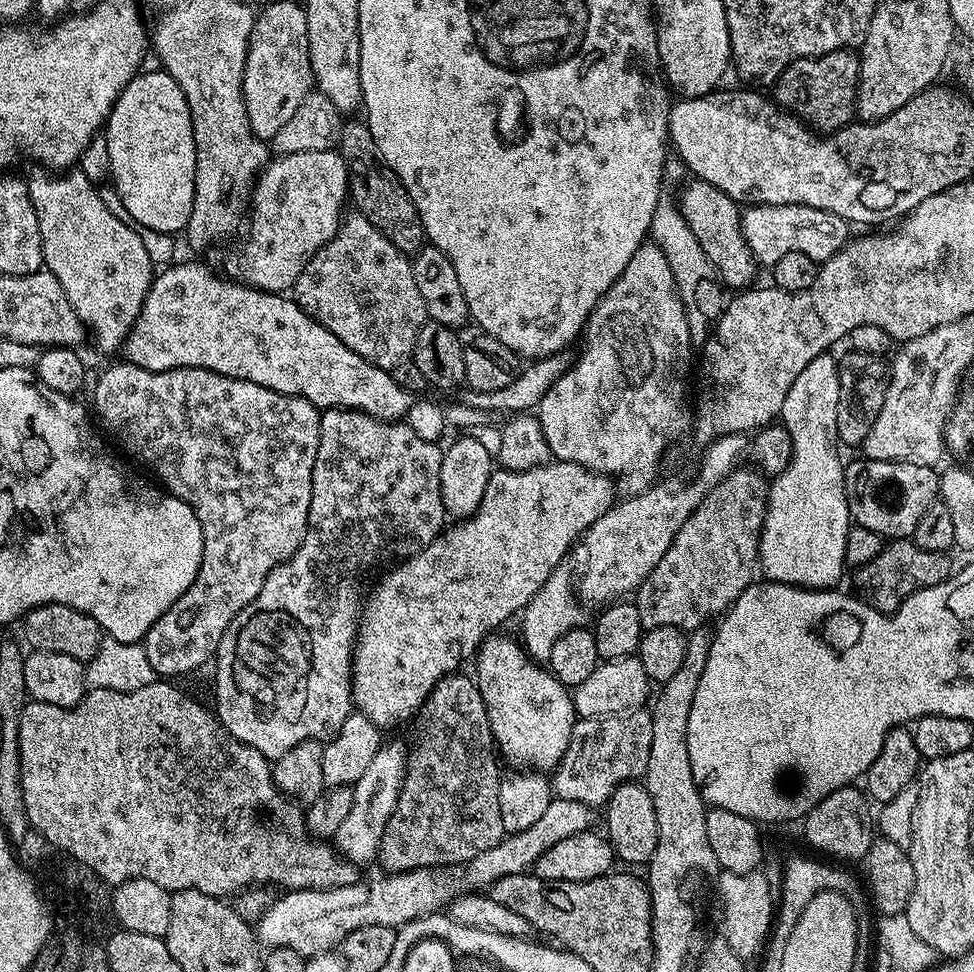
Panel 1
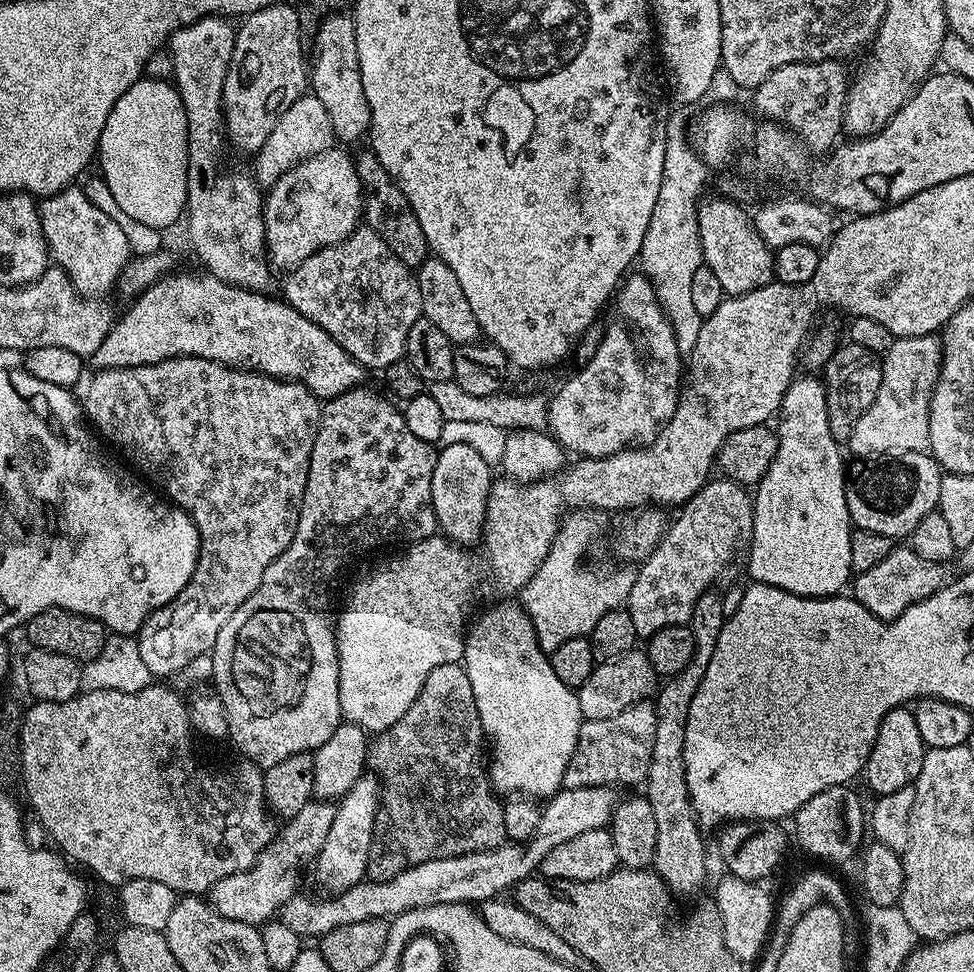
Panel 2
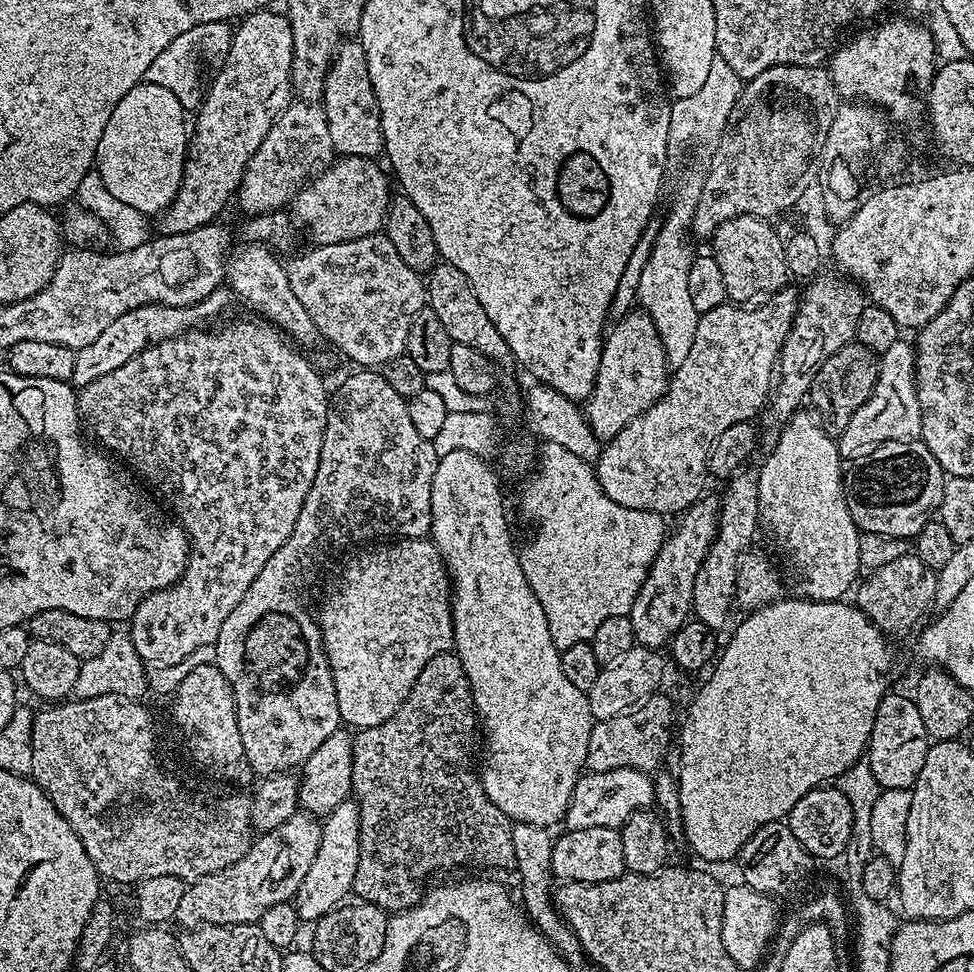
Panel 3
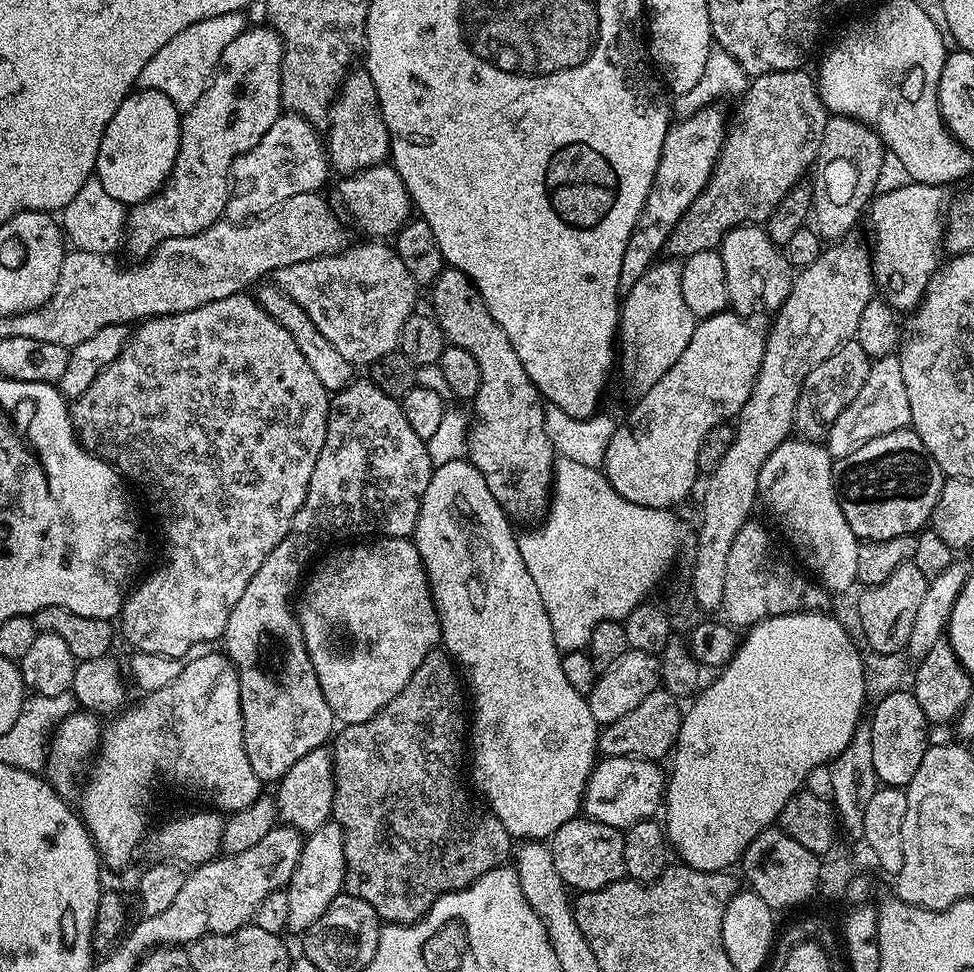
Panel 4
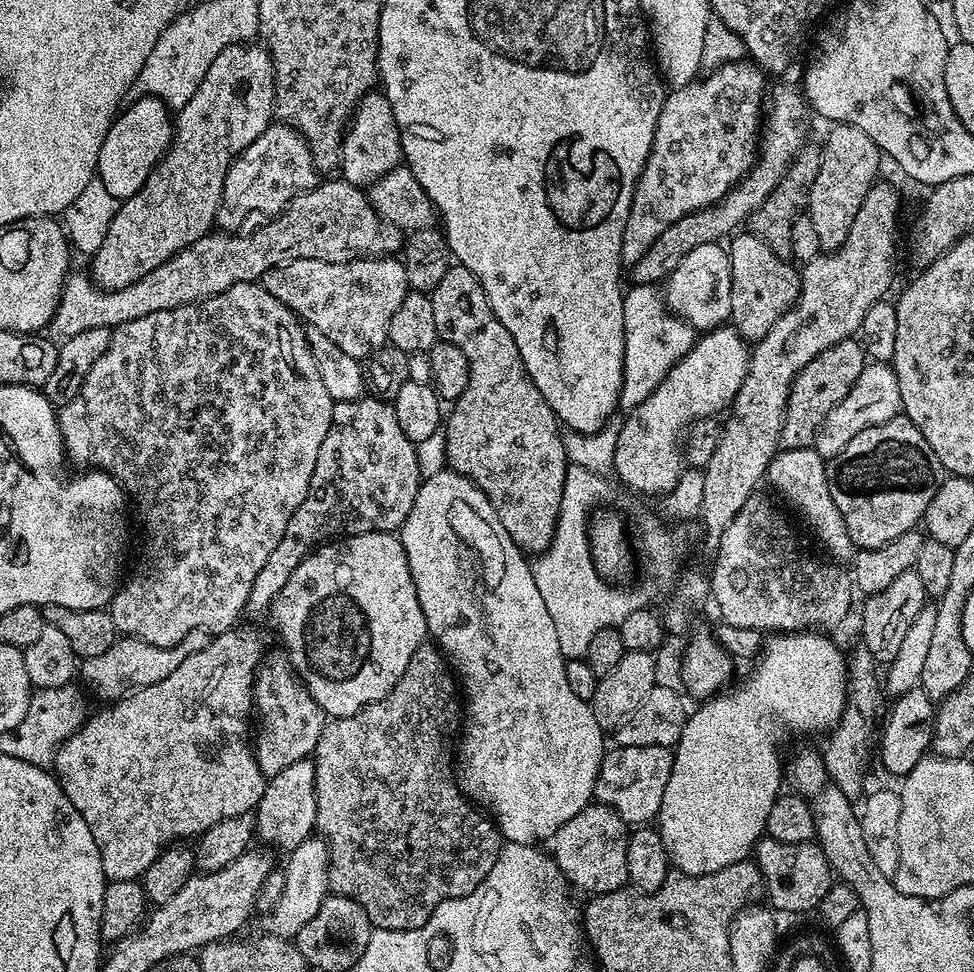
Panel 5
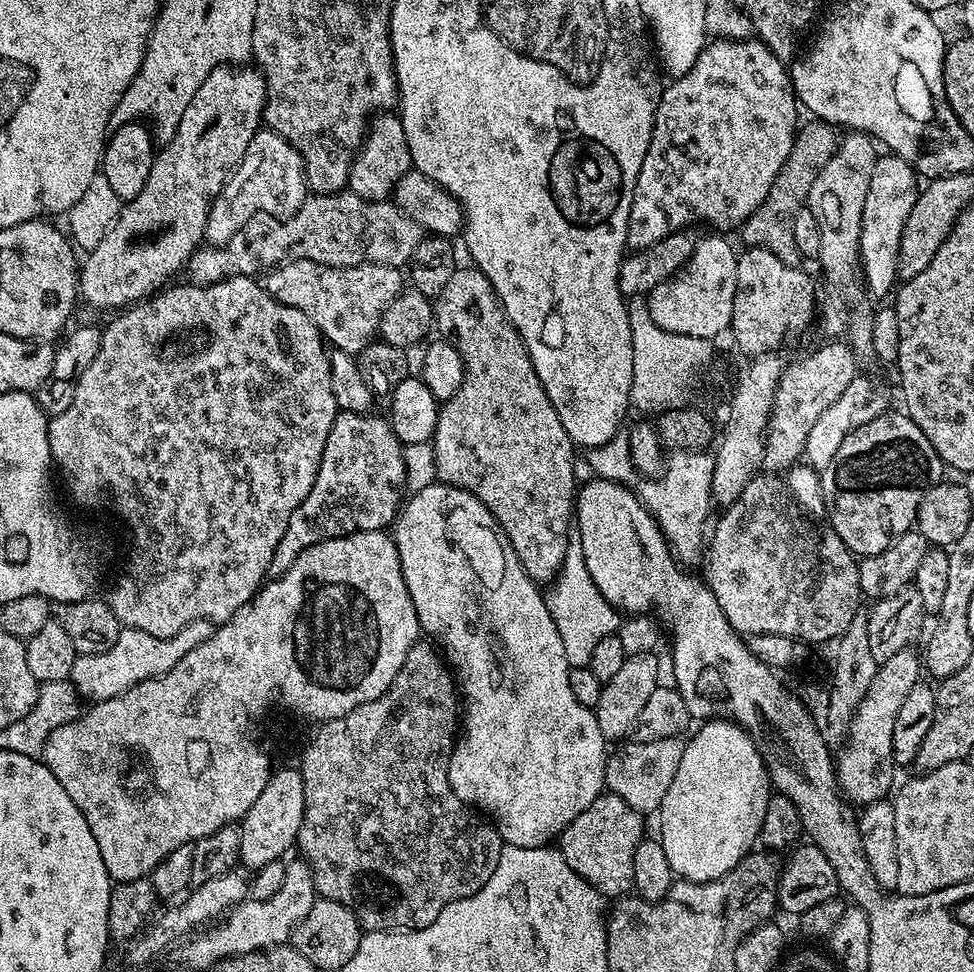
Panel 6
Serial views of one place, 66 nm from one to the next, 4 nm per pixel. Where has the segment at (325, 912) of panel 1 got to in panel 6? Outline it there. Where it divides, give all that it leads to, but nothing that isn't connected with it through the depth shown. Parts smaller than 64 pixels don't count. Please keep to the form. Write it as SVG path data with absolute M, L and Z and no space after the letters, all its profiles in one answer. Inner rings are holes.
M679 736L674 738L658 738L658 742L624 742L615 753L609 755L604 767L604 786L614 793L626 806L630 806L641 814L659 813L660 803L670 790L670 782L674 782L674 774L678 774L678 765L682 763L685 741Z

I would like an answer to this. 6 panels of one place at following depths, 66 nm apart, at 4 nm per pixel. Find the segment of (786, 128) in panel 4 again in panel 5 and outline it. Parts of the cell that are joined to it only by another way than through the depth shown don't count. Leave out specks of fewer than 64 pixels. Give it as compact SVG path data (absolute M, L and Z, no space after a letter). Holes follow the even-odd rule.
M780 84L773 92L771 89L770 99L766 104L766 123L762 128L762 147L756 164L718 203L700 208L694 214L686 214L686 218L678 218L674 226L669 226L654 241L654 246L650 246L650 250L646 250L646 254L642 254L642 258L638 258L638 262L630 266L631 283L659 285L667 281L668 268L674 270L680 265L682 258L686 258L686 254L692 253L698 246L727 241L739 229L736 227L739 224L741 227L748 217L760 209L762 202L770 198L774 186L778 186L785 170L792 165L793 158L805 147L804 135L808 132L808 116L810 117L808 102L797 85L795 88L792 84Z

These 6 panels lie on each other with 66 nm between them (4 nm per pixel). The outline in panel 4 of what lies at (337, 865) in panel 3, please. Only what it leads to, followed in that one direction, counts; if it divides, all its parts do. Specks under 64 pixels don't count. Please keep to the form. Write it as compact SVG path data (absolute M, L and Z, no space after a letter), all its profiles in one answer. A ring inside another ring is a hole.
M325 826L307 833L304 849L300 852L300 861L292 875L292 881L286 889L290 898L288 928L303 934L308 931L322 914L326 906L341 895L344 888L344 832L338 826Z

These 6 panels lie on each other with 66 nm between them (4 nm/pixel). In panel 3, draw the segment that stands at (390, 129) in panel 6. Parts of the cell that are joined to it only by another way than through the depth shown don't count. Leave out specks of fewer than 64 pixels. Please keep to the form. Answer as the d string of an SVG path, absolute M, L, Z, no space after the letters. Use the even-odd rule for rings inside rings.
M349 38L336 49L332 64L324 79L322 107L330 126L332 151L337 157L366 156L376 158L383 153L382 122L378 110L378 98L374 98L374 86L370 82L370 66L366 66L366 50L359 39Z

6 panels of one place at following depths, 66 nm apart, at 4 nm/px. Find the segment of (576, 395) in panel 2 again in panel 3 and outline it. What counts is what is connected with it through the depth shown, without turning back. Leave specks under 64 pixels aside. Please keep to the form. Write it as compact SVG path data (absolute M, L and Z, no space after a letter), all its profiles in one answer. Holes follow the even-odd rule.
M643 310L629 312L622 322L611 325L604 347L600 349L596 381L586 401L588 425L600 441L611 440L622 426L662 399L669 379L670 365L654 322Z

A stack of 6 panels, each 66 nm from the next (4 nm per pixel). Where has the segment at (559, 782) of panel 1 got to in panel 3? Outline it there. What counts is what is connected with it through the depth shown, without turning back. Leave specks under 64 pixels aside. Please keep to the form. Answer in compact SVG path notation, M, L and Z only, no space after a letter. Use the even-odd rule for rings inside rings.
M663 694L650 696L630 712L593 723L590 730L587 771L605 772L615 768L633 768L649 774L655 773L655 768L663 762L664 755L668 752L668 743L671 740L673 743L672 700Z

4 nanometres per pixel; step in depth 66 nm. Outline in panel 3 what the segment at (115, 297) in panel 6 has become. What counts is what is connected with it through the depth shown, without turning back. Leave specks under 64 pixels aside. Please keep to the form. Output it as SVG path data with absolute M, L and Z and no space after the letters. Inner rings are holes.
M261 10L255 12L253 16L245 16L235 25L232 34L232 45L226 54L223 64L219 65L216 77L212 80L212 85L207 85L206 91L203 93L199 108L195 109L196 124L191 125L190 139L188 142L188 159L184 161L184 177L180 183L178 194L174 198L174 202L169 208L165 208L159 213L160 220L159 231L165 236L173 236L174 234L186 234L190 230L198 230L202 226L213 223L217 219L216 216L228 204L228 199L237 195L240 183L244 177L246 166L250 162L250 158L254 154L254 150L258 150L258 146L262 146L262 138L266 138L266 134L270 134L270 126L274 126L274 122L280 117L284 111L288 109L289 104L293 103L294 93L292 91L292 59L294 58L294 34L290 30L290 22L287 15L283 11L272 12L273 10Z

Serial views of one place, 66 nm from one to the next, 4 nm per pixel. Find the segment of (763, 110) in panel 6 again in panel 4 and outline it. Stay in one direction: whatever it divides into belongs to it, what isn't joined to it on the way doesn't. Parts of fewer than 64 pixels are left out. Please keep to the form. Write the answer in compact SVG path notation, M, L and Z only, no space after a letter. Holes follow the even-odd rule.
M716 110L693 112L669 127L662 142L662 154L658 170L654 174L654 182L650 186L650 194L646 194L646 202L630 234L630 242L626 242L626 254L622 254L622 274L618 274L621 293L631 290L644 272L653 265L661 255L678 218L682 218L694 198L698 198L698 194L702 194L702 190L708 185L726 139L726 120L724 124L723 118L712 111Z

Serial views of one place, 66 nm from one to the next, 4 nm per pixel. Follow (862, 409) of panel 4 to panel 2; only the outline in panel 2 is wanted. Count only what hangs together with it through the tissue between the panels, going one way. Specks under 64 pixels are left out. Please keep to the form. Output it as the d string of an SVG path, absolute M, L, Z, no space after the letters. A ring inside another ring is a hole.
M935 335L931 336L901 336L893 339L892 345L882 356L882 386L878 386L878 398L870 402L870 410L858 418L852 432L846 437L846 448L856 455L856 458L871 458L874 456L891 457L902 452L923 452L928 448L930 434L930 398L932 387L940 373L940 358L942 344Z

